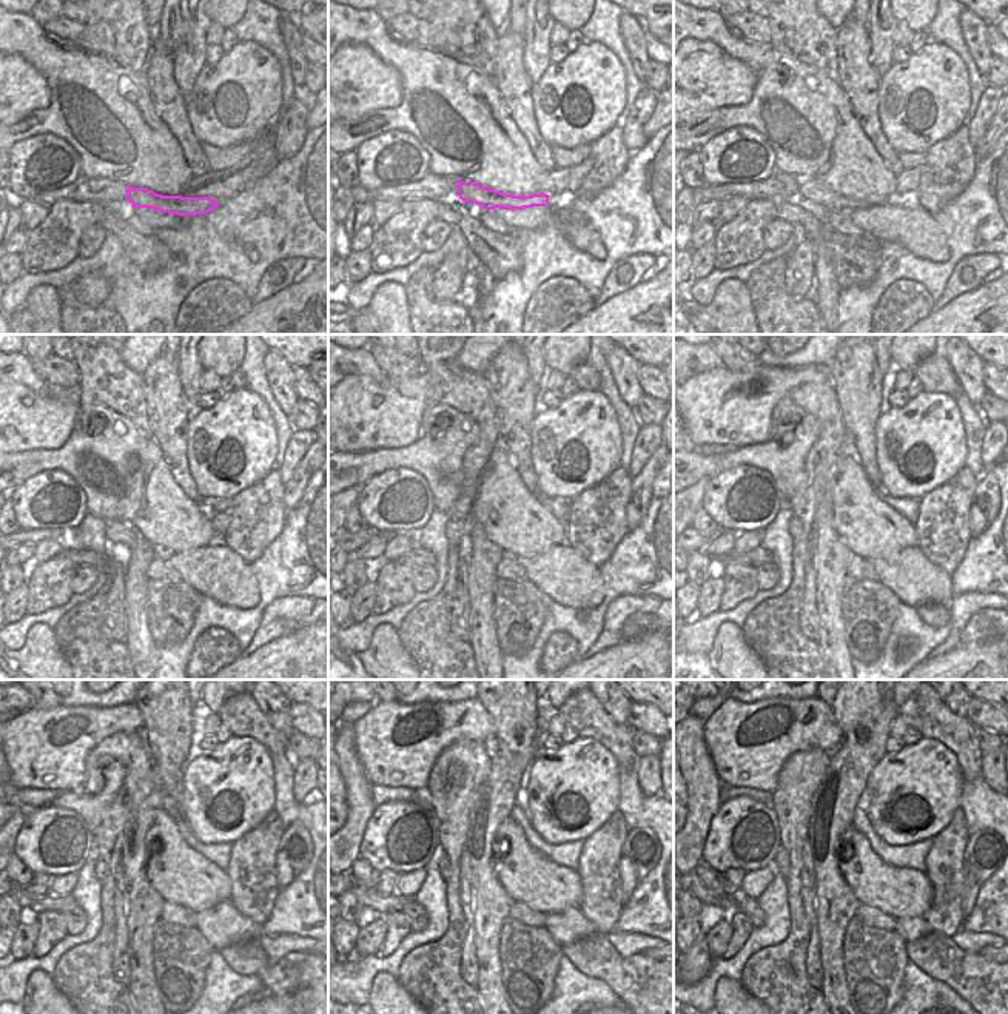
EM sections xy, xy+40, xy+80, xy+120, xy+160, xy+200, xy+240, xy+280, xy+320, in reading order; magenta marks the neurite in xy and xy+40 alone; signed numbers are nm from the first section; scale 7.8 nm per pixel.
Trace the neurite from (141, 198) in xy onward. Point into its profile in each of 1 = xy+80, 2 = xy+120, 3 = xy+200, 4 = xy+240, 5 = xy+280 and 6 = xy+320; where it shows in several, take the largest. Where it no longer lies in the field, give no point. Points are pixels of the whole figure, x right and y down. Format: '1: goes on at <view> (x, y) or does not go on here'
1: goes on at xy+80 (808, 187)
2: goes on at xy+120 (116, 530)
3: goes on at xy+200 (796, 526)
4: goes on at xy+240 (100, 868)
5: goes on at xy+280 (444, 865)
6: goes on at xy+320 (780, 863)

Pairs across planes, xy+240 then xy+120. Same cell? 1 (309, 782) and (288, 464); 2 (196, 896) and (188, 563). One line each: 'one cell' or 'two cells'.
1: one cell
2: two cells

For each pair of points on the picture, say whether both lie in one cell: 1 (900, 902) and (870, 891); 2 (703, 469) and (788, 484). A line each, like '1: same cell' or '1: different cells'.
1: same cell
2: same cell

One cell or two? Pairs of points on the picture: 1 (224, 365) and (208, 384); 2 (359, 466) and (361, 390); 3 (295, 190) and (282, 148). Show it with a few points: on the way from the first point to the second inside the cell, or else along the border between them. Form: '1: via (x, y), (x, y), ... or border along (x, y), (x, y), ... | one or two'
1: border along (205, 369), (210, 369), (221, 378) | two
2: border along (395, 447), (344, 453) | two
3: border along (307, 130), (301, 148), (293, 156), (279, 161) | two

